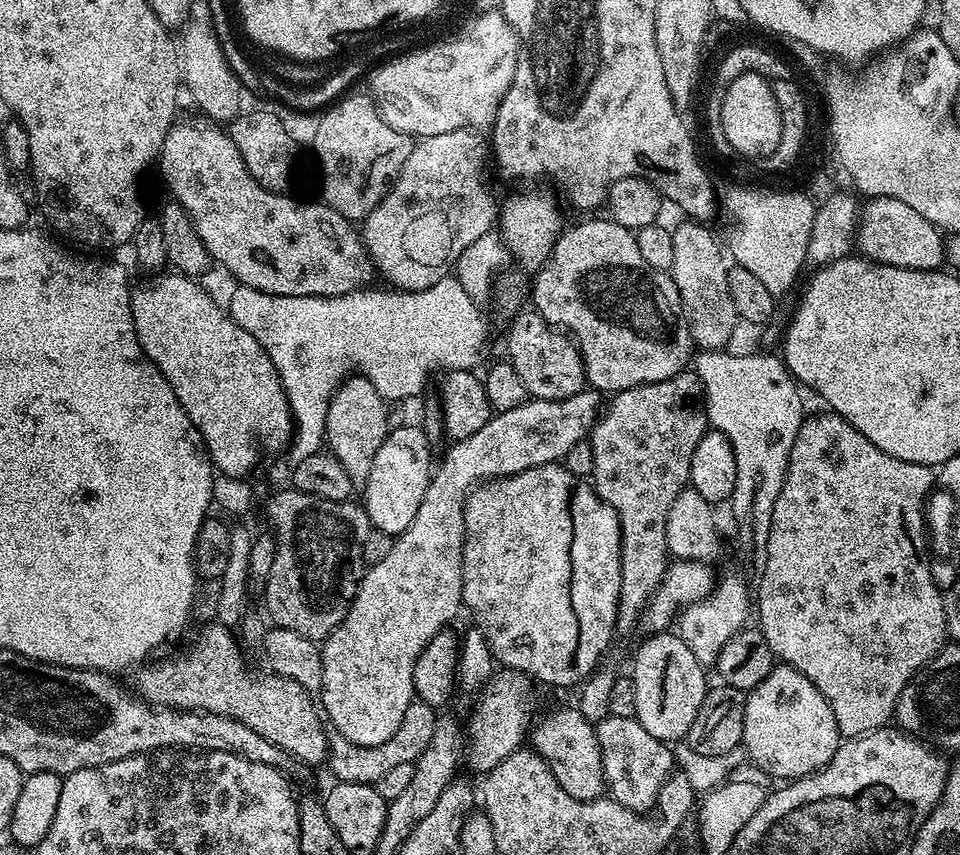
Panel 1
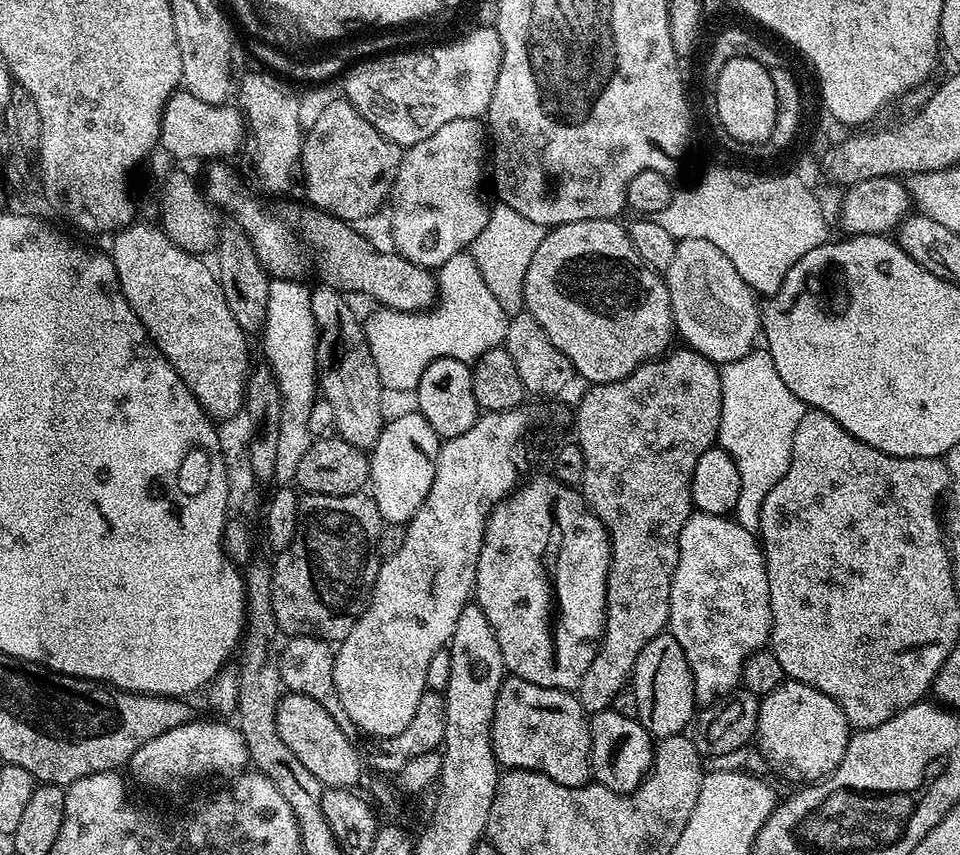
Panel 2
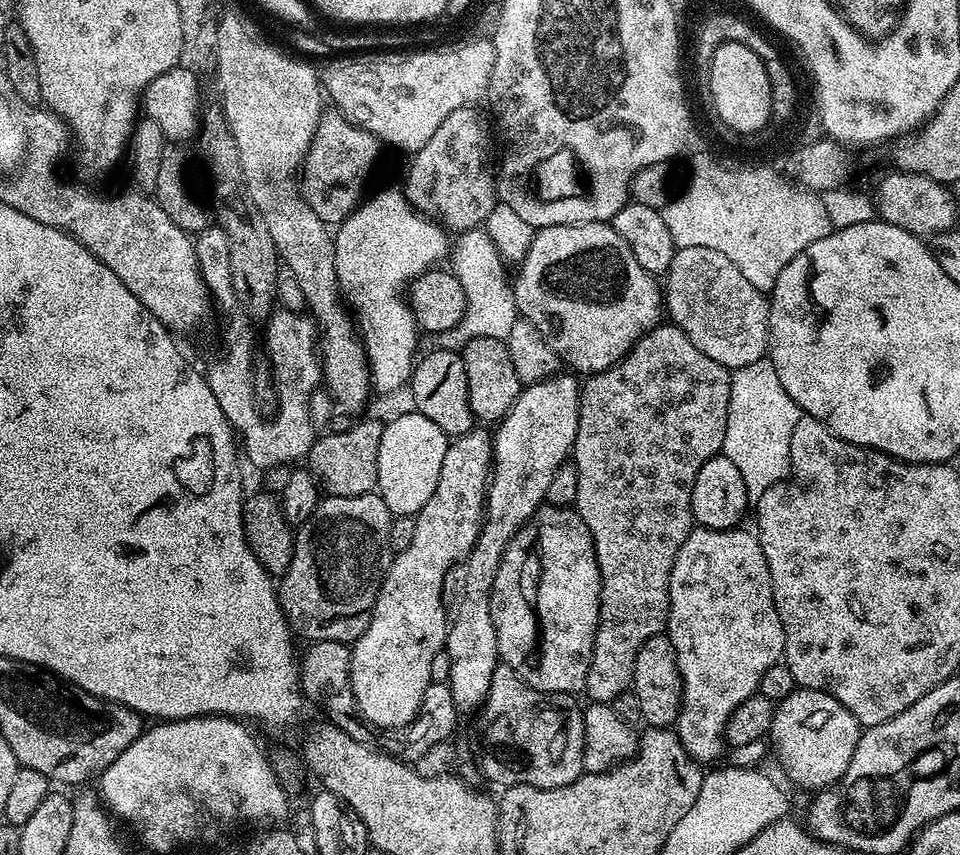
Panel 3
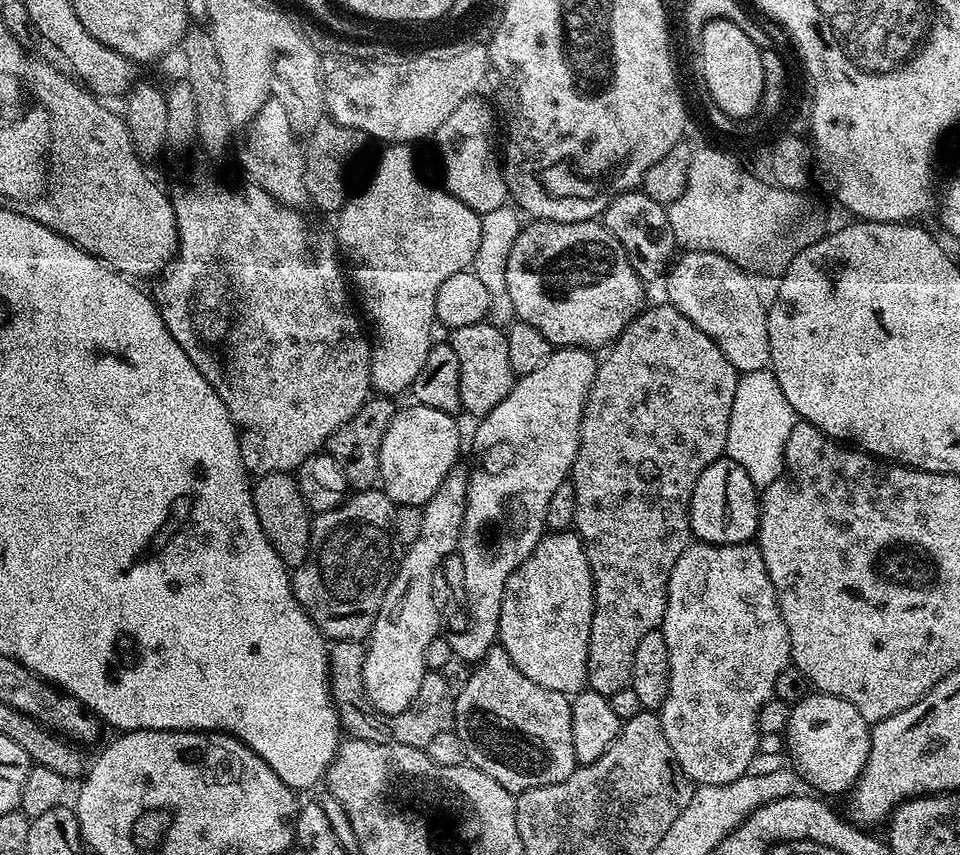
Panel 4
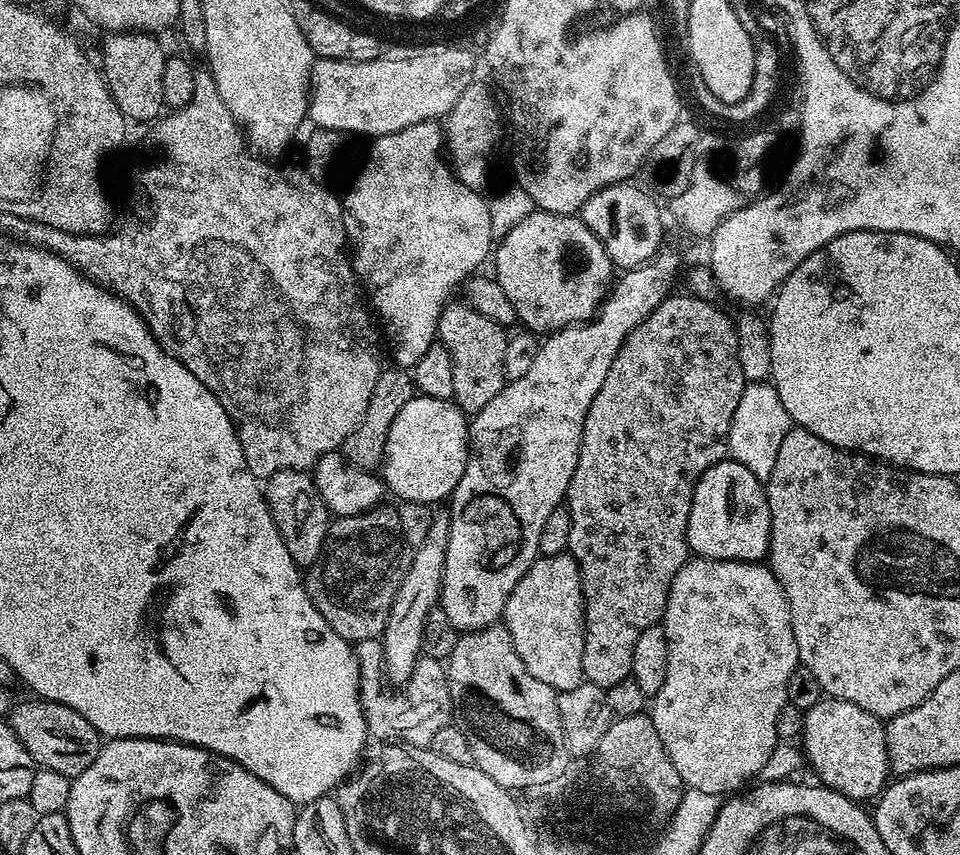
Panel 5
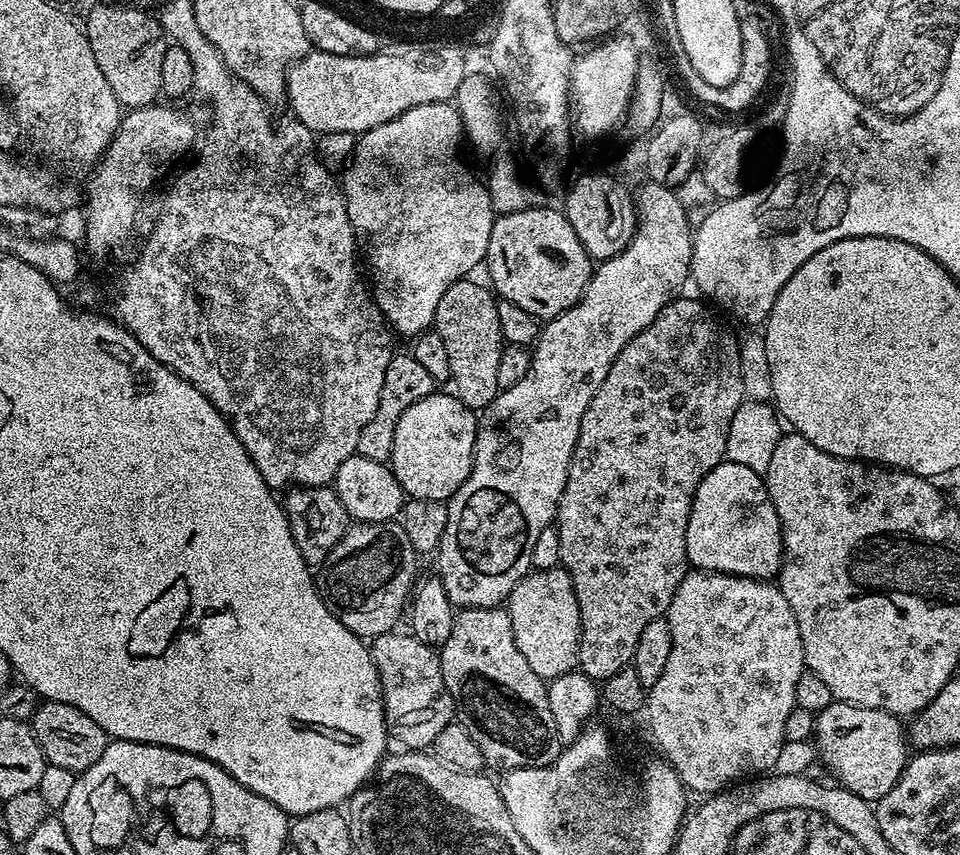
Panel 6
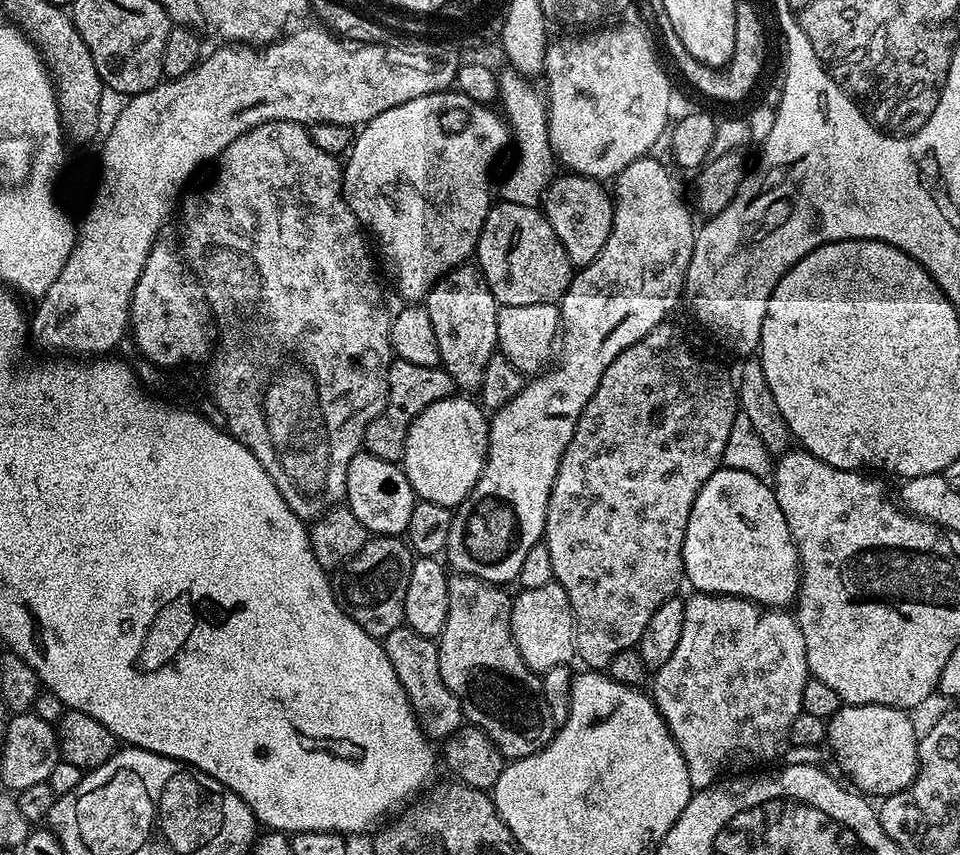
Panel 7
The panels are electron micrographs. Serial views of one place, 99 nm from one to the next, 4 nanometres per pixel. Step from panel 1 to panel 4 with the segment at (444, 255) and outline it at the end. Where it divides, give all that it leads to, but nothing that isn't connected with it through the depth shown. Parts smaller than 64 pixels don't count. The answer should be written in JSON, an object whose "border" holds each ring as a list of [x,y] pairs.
{"border":[[[477,94],[467,96],[461,104],[438,126],[434,143],[436,143],[436,152],[440,155],[440,176],[442,187],[445,192],[449,192],[454,198],[466,202],[470,210],[481,214],[490,210],[498,210],[509,203],[508,187],[504,181],[504,169],[502,167],[501,157],[498,155],[498,144],[496,148],[496,128],[498,132],[498,116],[494,111],[493,105],[487,99],[483,100],[483,95]]]}

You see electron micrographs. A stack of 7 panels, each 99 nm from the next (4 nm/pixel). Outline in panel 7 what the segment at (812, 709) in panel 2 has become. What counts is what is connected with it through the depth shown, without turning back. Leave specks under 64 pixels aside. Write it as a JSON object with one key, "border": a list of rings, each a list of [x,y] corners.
{"border":[[[844,704],[827,720],[827,747],[832,747],[831,755],[840,764],[840,771],[853,780],[861,793],[877,792],[880,798],[893,796],[903,788],[909,788],[916,777],[916,769],[920,767],[920,749],[918,747],[918,731],[903,708],[891,708],[881,704]]]}

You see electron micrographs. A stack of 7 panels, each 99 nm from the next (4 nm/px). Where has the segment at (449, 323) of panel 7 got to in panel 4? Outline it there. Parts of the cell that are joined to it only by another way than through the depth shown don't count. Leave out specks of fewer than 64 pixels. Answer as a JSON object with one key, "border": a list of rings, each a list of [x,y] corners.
{"border":[[[492,322],[475,324],[474,326],[458,326],[451,329],[450,343],[454,350],[454,355],[458,357],[458,374],[460,375],[460,406],[466,413],[469,412],[473,418],[479,418],[490,414],[506,394],[510,394],[514,383],[514,373],[510,366],[510,349],[506,347],[508,341],[505,329]]]}

